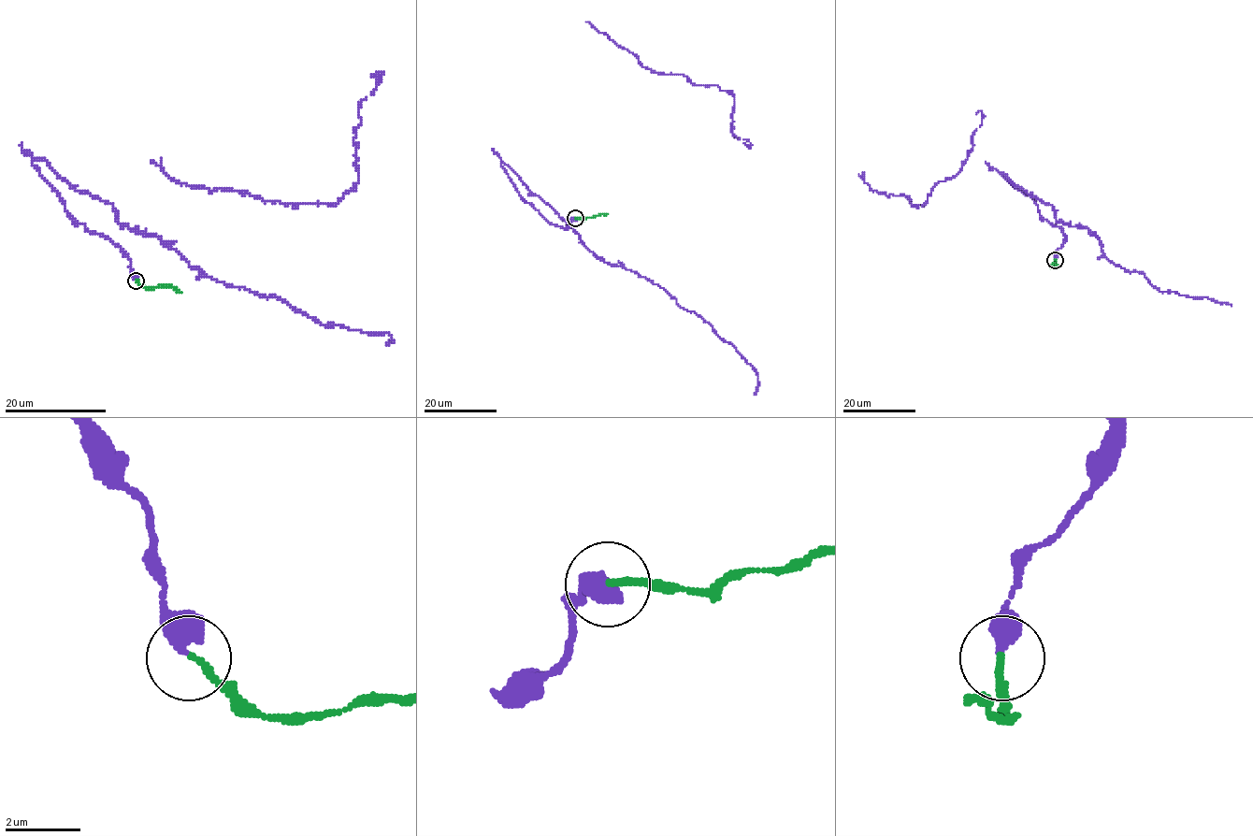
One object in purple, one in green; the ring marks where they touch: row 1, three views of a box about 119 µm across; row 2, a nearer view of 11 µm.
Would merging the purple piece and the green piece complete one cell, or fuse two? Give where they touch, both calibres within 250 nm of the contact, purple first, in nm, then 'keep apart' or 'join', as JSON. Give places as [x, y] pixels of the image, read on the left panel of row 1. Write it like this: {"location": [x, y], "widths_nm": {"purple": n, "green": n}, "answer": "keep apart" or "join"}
{"location": [136, 281], "widths_nm": {"purple": 480, "green": 170}, "answer": "join"}

